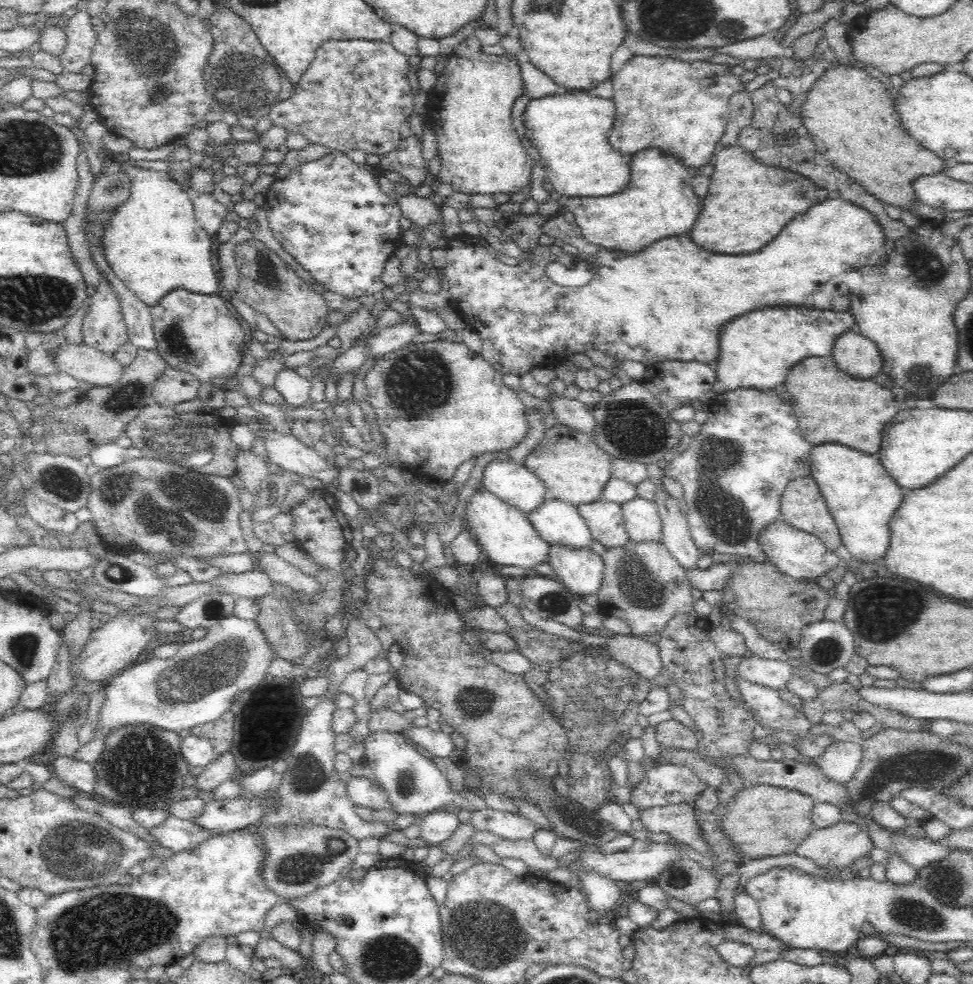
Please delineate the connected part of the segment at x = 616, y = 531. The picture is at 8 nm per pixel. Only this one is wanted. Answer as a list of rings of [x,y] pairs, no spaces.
[[[602,500],[592,504],[582,504],[578,512],[588,525],[592,536],[608,548],[622,548],[629,542],[622,505],[617,502]]]

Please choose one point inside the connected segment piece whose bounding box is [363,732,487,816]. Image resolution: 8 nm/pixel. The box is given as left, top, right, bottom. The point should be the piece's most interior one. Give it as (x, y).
(412, 784)

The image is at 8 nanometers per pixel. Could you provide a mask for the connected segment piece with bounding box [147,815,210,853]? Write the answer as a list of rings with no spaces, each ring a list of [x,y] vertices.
[[[171,815],[166,816],[162,824],[147,830],[159,846],[168,848],[174,853],[194,848],[201,840],[210,836],[210,833],[200,831],[194,823]]]

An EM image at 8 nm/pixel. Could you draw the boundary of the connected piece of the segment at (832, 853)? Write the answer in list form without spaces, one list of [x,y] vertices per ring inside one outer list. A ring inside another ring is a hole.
[[[841,821],[829,828],[813,828],[793,854],[812,860],[822,870],[842,872],[872,848],[873,842],[865,829]]]

